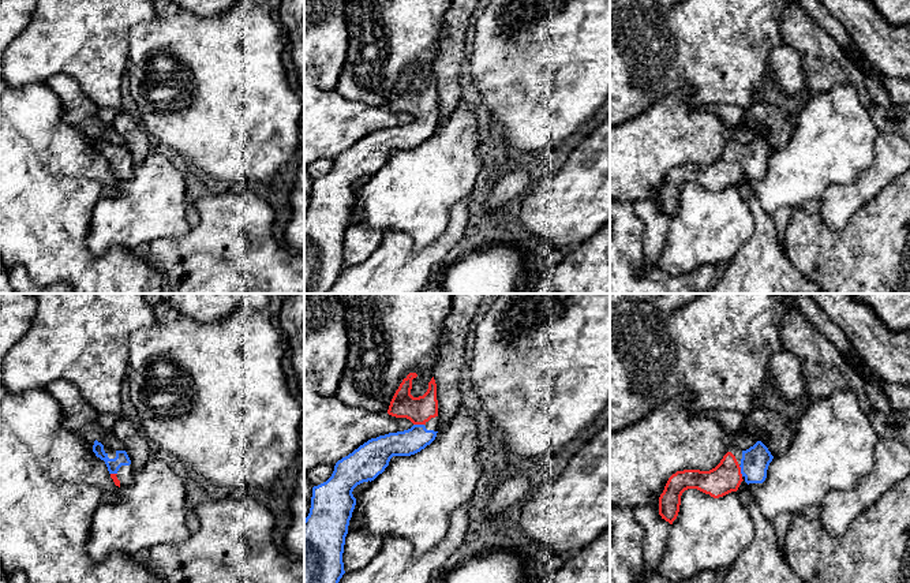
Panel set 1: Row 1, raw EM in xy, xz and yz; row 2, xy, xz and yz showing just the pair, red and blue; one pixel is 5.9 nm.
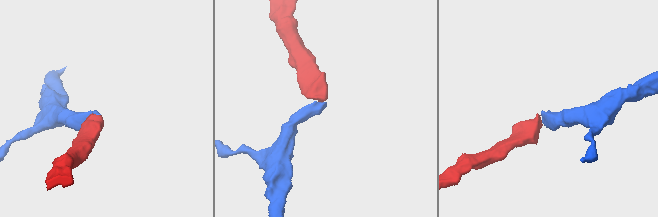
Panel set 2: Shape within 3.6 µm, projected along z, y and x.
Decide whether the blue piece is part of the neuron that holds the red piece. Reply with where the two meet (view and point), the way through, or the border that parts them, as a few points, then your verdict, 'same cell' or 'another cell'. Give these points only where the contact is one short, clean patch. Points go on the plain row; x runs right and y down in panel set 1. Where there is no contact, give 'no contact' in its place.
xz (419, 118) | across xz (419, 104), (419, 118), (418, 126), (407, 137) | same cell

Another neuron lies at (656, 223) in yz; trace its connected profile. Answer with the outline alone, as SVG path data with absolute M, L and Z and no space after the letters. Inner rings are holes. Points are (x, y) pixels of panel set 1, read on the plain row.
M659 193L649 199L633 203L636 216L645 227L643 238L644 262L647 268L647 277L662 281L669 274L656 268L660 257L663 243L667 235L670 217L659 209Z

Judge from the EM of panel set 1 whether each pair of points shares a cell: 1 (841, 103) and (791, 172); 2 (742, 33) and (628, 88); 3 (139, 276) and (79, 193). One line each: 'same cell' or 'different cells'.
1: same cell
2: same cell
3: same cell

